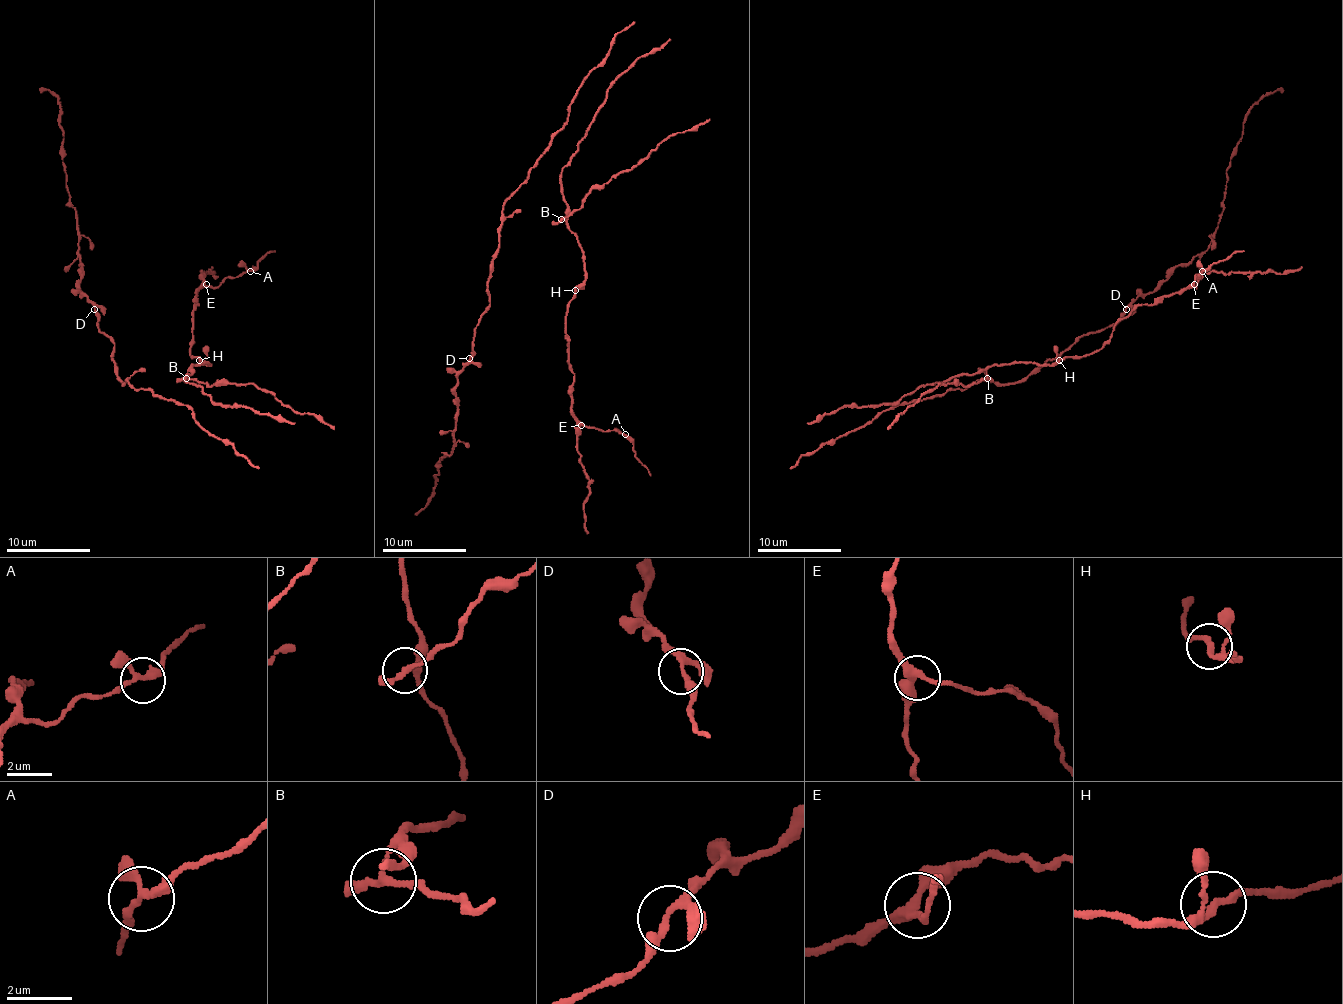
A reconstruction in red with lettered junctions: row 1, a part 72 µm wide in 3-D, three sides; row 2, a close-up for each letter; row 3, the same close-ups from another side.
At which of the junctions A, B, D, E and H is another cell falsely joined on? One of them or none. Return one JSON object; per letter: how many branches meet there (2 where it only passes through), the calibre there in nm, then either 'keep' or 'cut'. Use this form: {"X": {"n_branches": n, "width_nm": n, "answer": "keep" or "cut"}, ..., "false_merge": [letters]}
{"A": {"n_branches": 3, "width_nm": 220, "answer": "keep"}, "B": {"n_branches": 3, "width_nm": 180, "answer": "cut"}, "D": {"n_branches": 3, "width_nm": 200, "answer": "keep"}, "E": {"n_branches": 3, "width_nm": 300, "answer": "keep"}, "H": {"n_branches": 3, "width_nm": 180, "answer": "keep"}, "false_merge": ["B"]}

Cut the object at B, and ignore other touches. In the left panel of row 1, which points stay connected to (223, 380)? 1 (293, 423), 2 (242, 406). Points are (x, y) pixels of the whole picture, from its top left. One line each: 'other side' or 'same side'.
1: other side
2: other side

